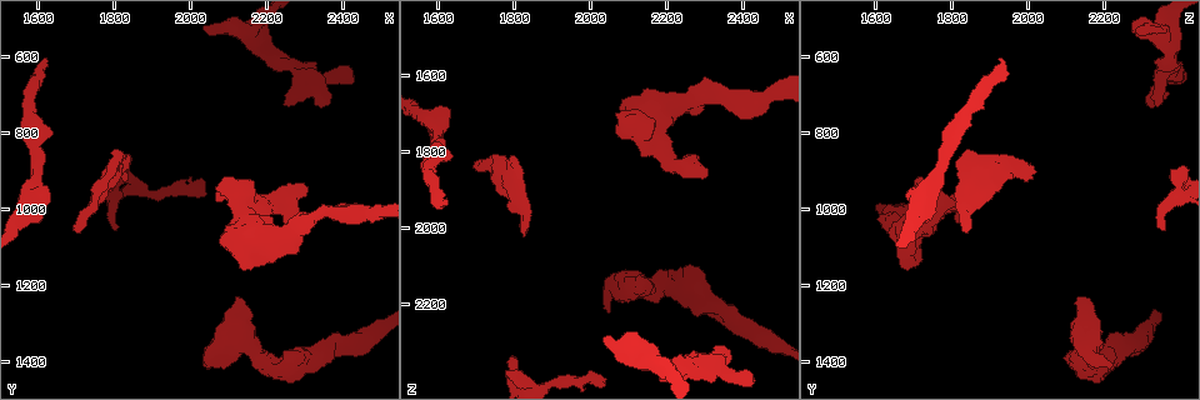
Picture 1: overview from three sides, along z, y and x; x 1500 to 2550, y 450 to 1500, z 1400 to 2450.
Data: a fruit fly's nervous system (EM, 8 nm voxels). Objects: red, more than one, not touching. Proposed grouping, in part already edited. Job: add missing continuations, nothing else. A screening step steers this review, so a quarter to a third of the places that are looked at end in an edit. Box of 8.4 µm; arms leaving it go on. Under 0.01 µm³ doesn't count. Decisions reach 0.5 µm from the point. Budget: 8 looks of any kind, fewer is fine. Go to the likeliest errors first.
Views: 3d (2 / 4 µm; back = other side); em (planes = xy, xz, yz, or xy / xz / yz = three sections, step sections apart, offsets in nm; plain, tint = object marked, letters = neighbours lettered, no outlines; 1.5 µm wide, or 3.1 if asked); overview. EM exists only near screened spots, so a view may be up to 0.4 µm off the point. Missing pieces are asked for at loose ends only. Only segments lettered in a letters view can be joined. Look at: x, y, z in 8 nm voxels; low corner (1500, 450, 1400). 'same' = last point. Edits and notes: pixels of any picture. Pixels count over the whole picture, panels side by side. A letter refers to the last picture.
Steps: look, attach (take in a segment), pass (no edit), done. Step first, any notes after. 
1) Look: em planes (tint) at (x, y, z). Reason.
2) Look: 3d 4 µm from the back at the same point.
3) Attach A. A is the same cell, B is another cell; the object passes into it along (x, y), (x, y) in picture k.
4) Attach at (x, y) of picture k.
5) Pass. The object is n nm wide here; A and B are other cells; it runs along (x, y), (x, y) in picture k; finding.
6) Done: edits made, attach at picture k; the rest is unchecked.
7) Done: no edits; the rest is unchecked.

Look: 3d 4 µm at (1700, 1055, 1835). An open end.

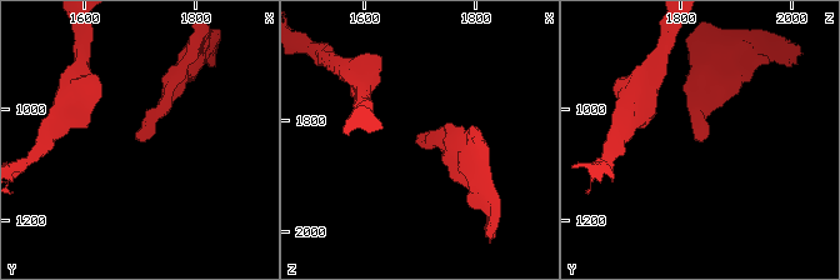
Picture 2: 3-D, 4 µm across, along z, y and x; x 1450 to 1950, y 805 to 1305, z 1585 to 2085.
Look: em planes (tint) at (1700, 1060, 1840). Shape alone is not enough.

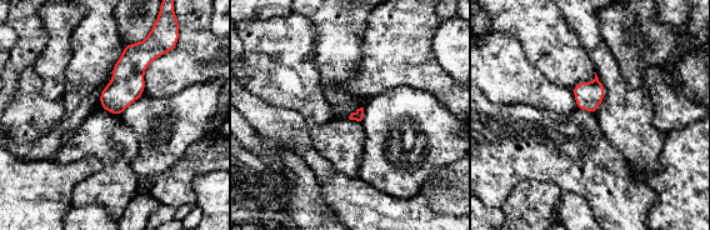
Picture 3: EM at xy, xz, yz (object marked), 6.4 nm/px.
Look: em planes (letters) at the same point. What lies round it.

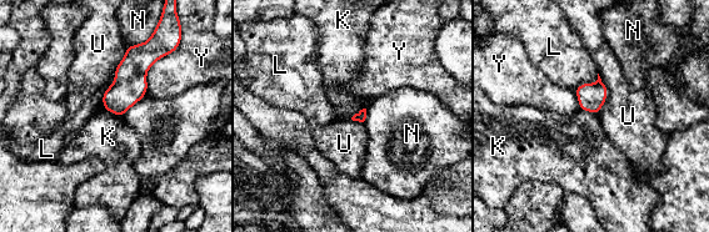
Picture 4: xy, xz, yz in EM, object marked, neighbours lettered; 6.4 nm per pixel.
Pass. The longest contact is with Y, 320 nm; K, L, N, U and Y are other cells; a border runs along (598, 72), (607, 89), (599, 114) in picture 4; none of them fits.

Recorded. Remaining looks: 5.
Look: 3d 4 µm from the back at (1815, 1045, 2350). An open end.

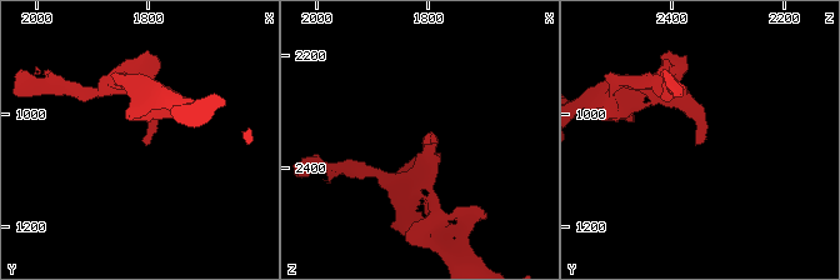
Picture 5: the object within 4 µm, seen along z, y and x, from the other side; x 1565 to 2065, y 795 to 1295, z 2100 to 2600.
Look: em planes (letters) at (1810, 1045, 2360).

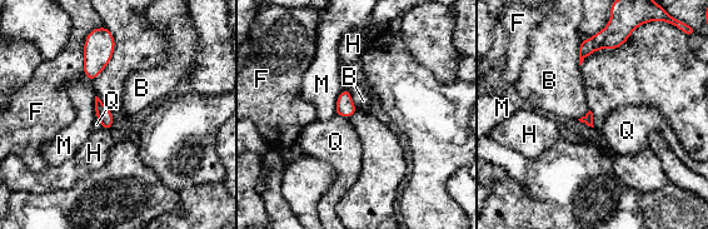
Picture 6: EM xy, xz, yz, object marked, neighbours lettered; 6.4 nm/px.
Pass. B, F, H, M and Q are other cells; a border runs along (335, 113), (347, 119) in picture 6; no lettered segment goes on from it.

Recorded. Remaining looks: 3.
Look: em xz step 8 (letters) at (2240, 720, 2335). An open end.

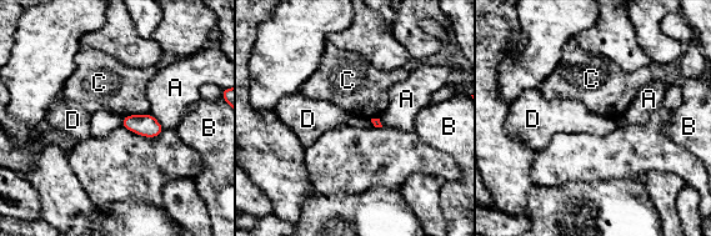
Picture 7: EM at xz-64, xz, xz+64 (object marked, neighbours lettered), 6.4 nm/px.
Look: em planes (letters) at the same point.

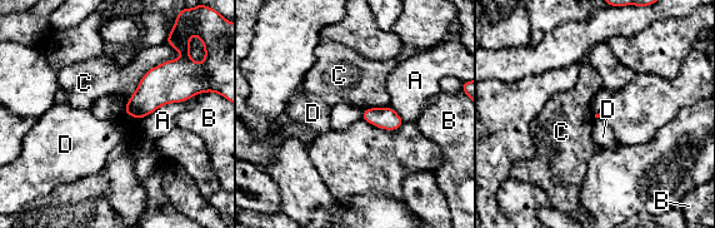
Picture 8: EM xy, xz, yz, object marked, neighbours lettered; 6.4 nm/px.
Pass. A, B, C and D are other cells; no lettered segment goes on from it.

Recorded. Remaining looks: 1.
Done: no edits; the rest is unchecked.

